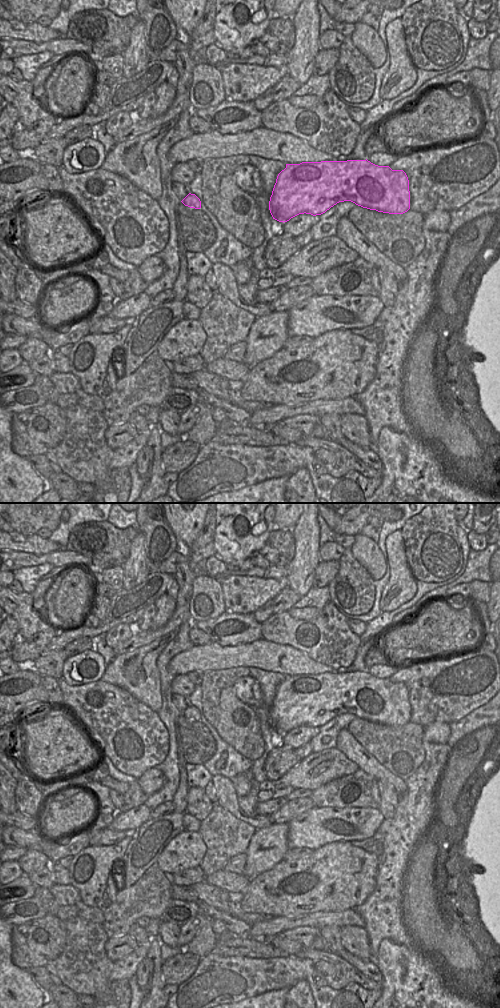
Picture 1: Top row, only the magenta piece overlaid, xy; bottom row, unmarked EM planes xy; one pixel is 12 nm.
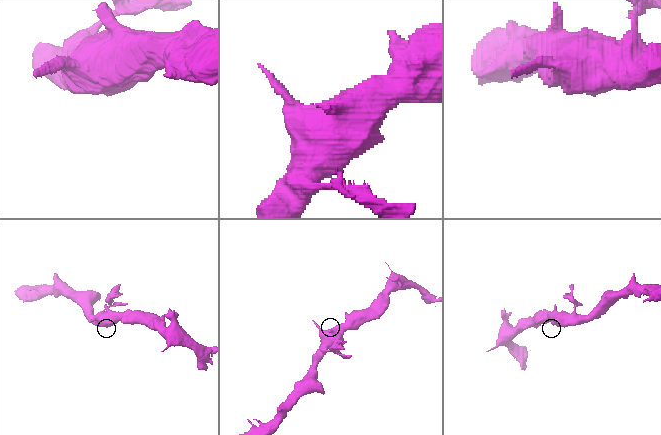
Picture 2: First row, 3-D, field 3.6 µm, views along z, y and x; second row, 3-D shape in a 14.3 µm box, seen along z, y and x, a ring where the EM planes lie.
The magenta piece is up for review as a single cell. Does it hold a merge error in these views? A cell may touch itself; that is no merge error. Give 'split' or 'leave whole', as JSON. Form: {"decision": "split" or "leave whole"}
{"decision": "leave whole"}

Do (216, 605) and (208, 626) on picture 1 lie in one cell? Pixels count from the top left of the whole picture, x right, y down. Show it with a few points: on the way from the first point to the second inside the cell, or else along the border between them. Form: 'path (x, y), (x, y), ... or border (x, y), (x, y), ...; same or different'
border (225, 610), (211, 619), (194, 622); different

